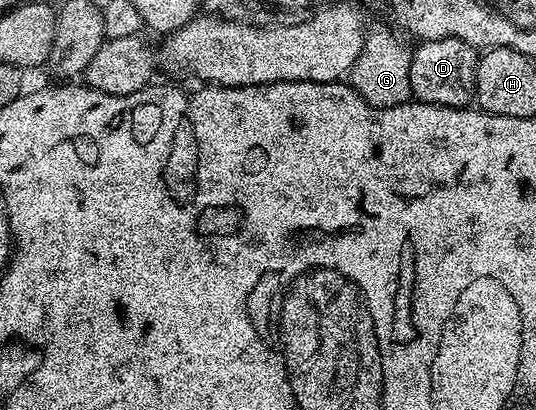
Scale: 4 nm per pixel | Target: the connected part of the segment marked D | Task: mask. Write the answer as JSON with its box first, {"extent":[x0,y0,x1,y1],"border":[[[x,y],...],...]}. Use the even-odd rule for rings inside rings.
{"extent":[409,37,480,109],"border":[[[446,37],[436,41],[425,41],[416,44],[411,53],[411,66],[409,67],[409,83],[414,100],[424,101],[426,105],[447,105],[451,109],[461,109],[470,106],[476,100],[475,80],[480,54],[469,43],[461,39]]]}

